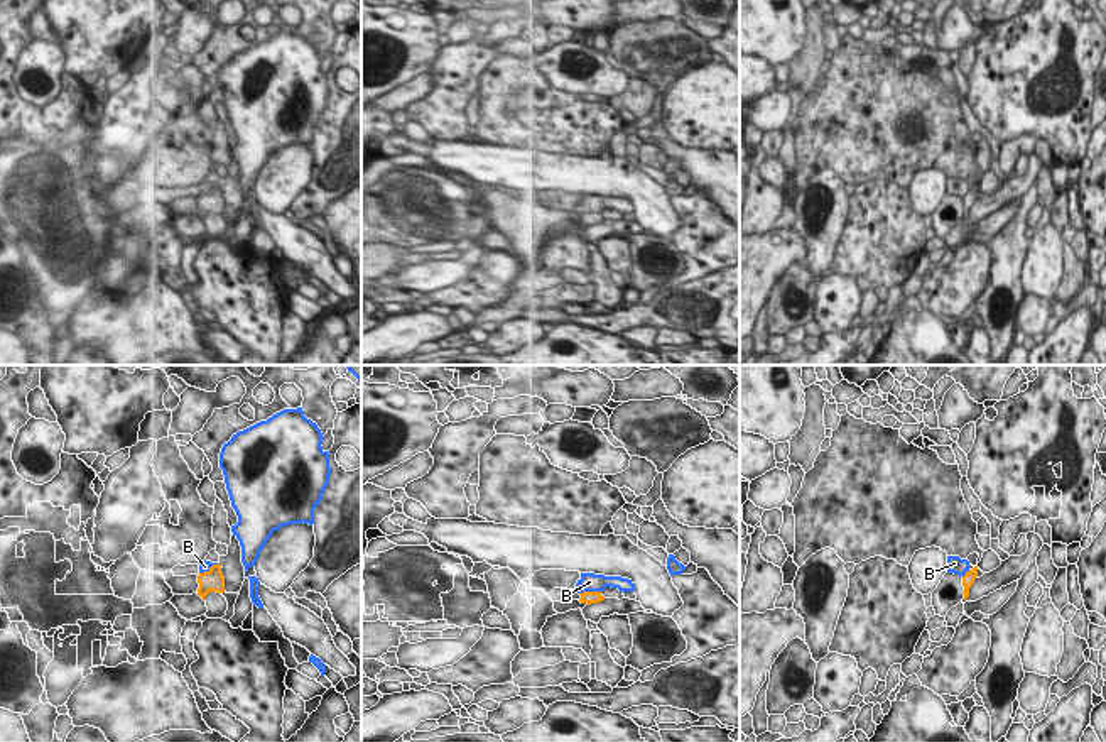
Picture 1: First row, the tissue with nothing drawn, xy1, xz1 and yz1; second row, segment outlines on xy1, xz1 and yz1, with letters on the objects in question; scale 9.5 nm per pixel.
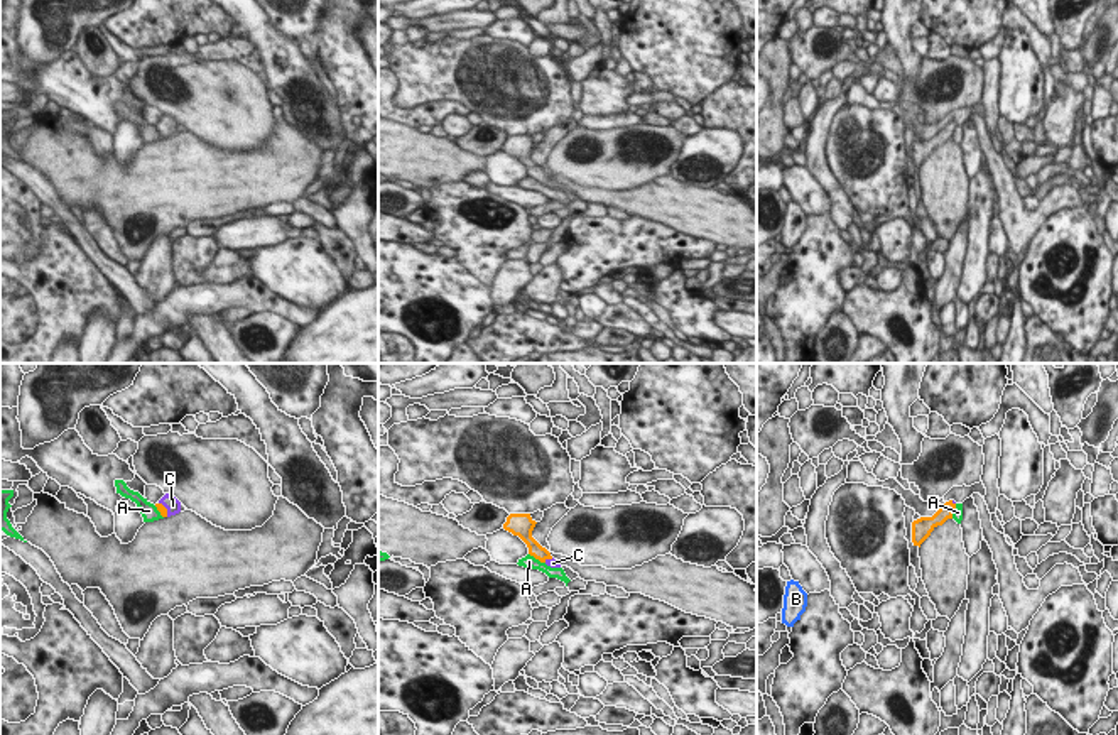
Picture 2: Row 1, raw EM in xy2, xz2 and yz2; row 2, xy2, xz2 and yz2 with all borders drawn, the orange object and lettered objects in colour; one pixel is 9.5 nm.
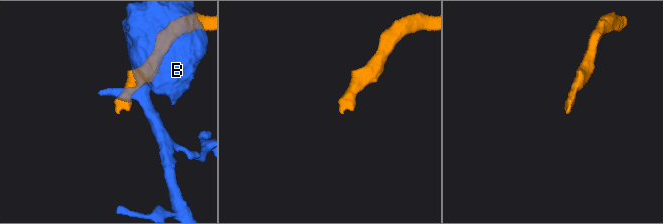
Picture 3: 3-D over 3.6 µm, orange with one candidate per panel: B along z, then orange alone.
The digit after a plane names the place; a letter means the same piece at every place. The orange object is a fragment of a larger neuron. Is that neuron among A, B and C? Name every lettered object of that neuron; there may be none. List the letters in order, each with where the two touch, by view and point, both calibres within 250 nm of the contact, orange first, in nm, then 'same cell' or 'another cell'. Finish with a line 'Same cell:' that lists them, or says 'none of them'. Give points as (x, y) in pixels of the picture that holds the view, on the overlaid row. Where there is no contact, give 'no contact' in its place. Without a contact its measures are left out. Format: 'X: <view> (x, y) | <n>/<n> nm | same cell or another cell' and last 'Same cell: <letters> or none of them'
A: xz2 (537, 558) | 140/130 nm | another cell
B: xz1 (590, 592) | 130/190 nm | another cell
C: xy2 (166, 509) | 70/140 nm | same cell
Same cell: C

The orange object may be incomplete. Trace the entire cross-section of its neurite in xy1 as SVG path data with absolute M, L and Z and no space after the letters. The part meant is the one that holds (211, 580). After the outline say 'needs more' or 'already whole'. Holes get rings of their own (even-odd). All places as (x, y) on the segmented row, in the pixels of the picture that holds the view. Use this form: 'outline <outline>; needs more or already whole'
outline M220 563L213 565L208 571L198 575L198 595L204 600L209 592L223 593L225 578Z; already whole

